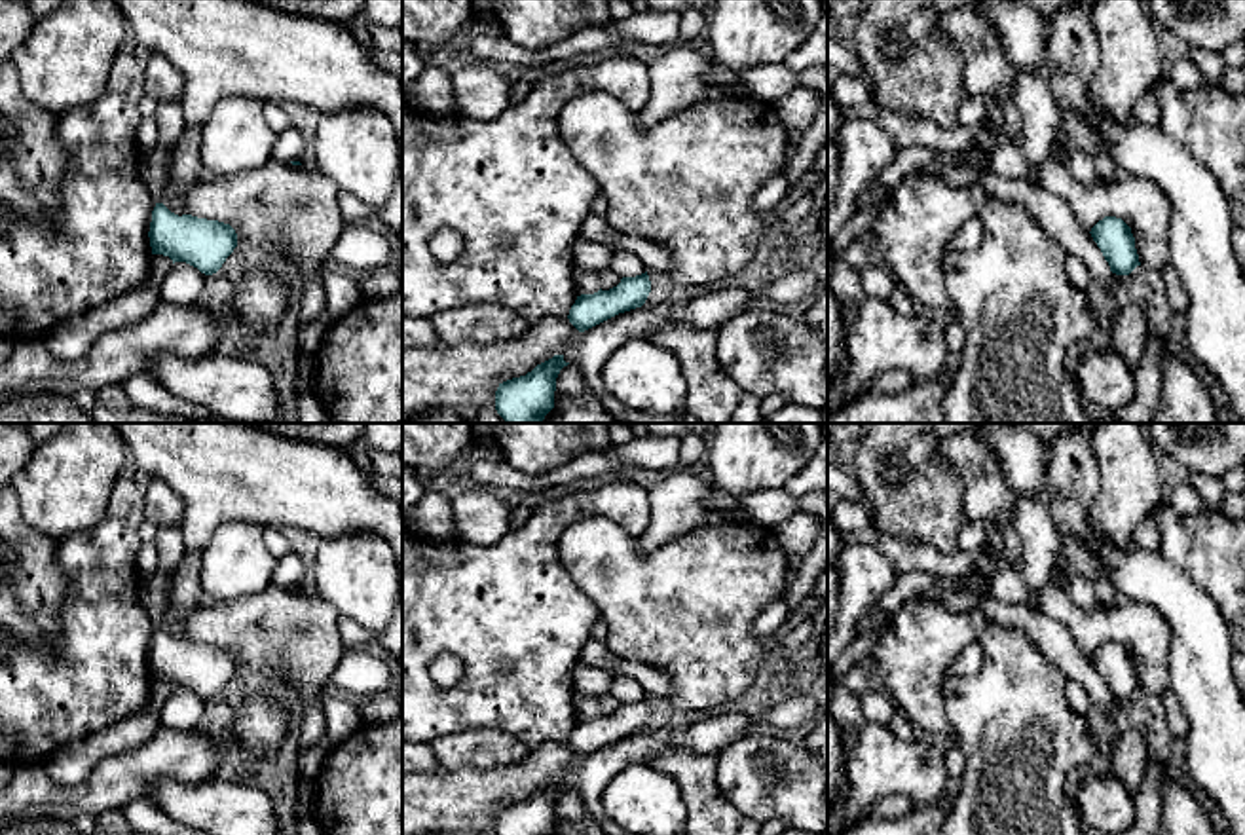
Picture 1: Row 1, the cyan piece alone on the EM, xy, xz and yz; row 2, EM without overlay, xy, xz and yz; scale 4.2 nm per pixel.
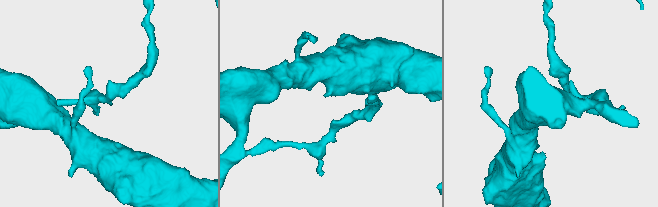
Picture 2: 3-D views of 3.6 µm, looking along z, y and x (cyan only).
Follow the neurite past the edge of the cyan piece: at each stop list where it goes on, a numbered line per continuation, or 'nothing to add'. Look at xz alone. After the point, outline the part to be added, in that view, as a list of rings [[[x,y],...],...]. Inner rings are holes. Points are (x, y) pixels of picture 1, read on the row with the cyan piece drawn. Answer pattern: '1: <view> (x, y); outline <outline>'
nothing to add

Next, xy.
nothing to add

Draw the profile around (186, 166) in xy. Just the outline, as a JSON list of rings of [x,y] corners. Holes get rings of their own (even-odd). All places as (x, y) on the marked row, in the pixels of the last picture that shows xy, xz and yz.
[[[203,127],[182,129],[171,158],[173,184],[161,203],[178,216],[186,214],[184,190],[199,180],[205,171],[199,156],[201,131]]]

